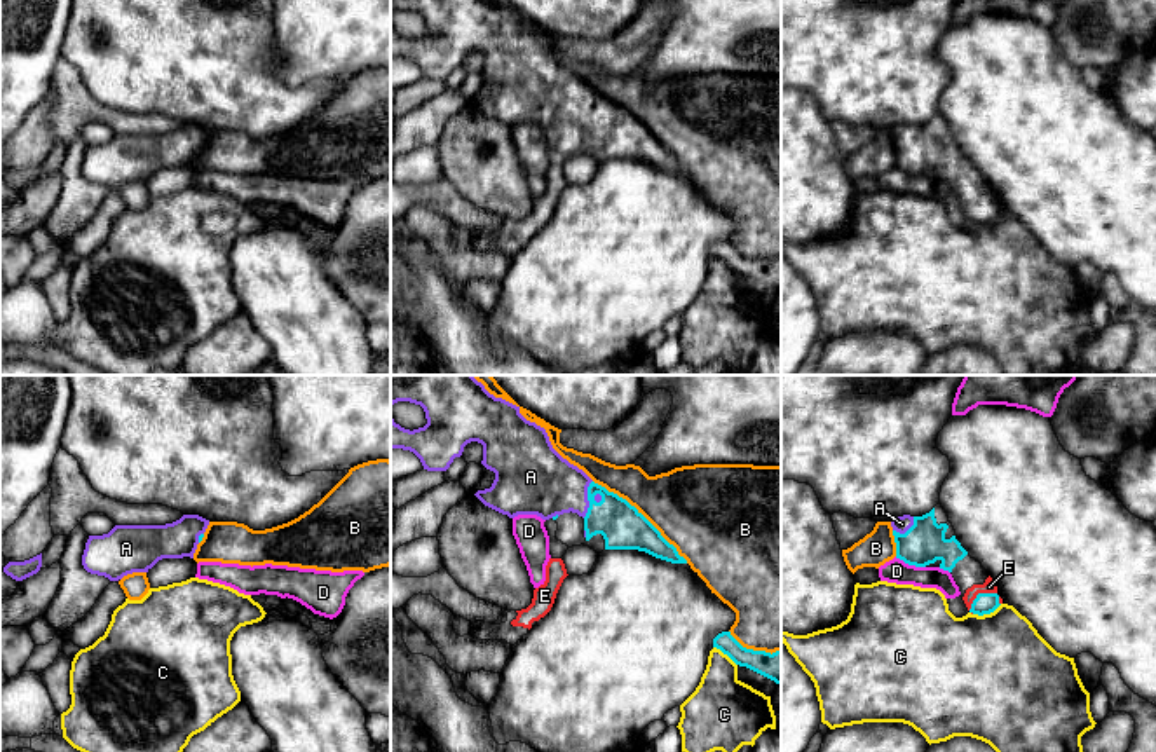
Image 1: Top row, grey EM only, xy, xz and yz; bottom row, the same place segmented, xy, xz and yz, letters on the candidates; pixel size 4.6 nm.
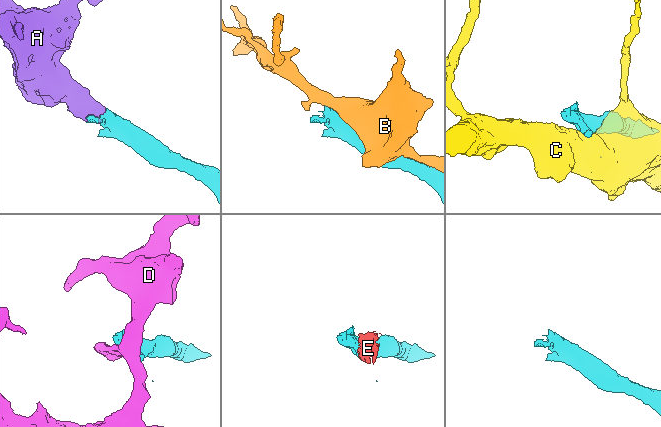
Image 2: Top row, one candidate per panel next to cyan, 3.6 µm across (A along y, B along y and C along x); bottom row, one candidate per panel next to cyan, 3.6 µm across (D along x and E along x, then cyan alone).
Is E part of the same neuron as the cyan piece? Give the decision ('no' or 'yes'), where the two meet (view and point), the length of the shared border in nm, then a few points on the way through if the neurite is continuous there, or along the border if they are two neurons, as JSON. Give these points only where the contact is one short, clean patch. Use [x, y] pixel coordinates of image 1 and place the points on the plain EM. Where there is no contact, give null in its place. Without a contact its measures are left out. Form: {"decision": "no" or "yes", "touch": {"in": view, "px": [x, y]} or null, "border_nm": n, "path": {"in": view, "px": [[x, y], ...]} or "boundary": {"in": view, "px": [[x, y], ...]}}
{"decision": "yes", "touch": {"in": "yz", "px": [979, 203]}, "border_nm": 160, "path": {"in": "yz", "px": [[986, 211], [979, 203], [989, 196]]}}

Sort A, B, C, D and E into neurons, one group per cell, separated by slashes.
A E / B / C / D

